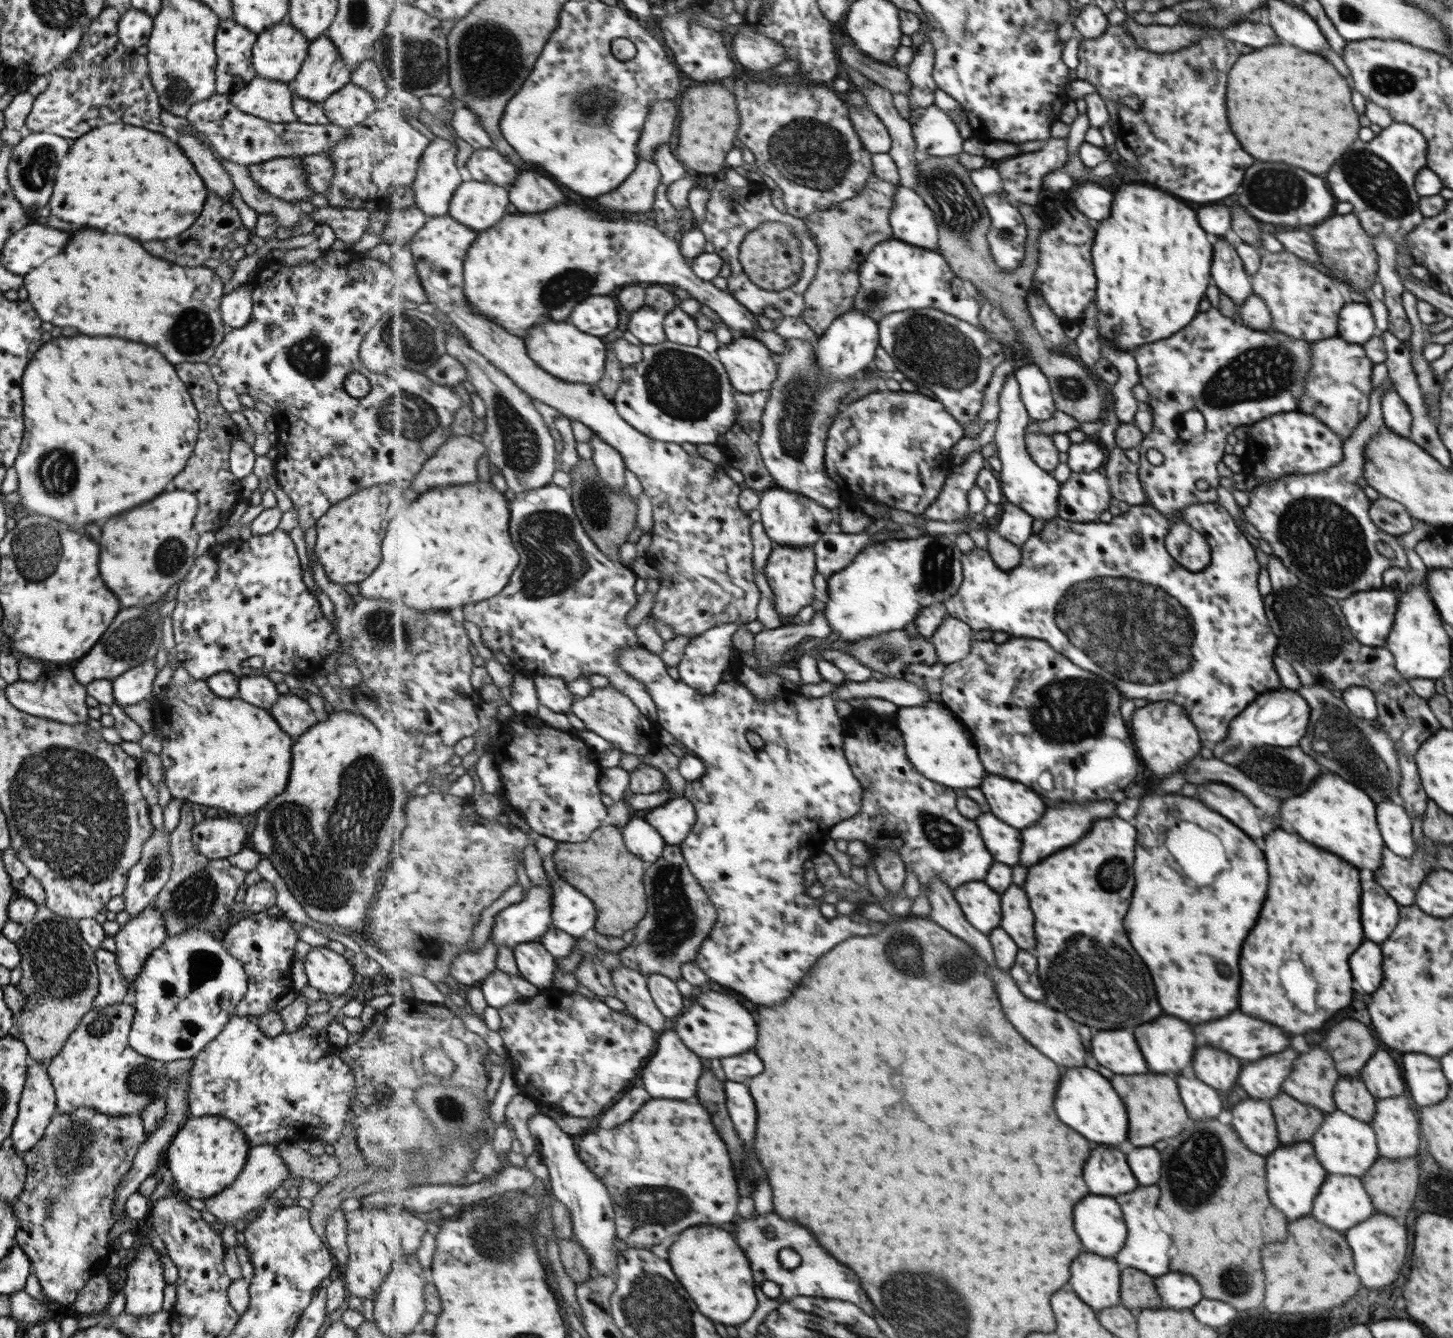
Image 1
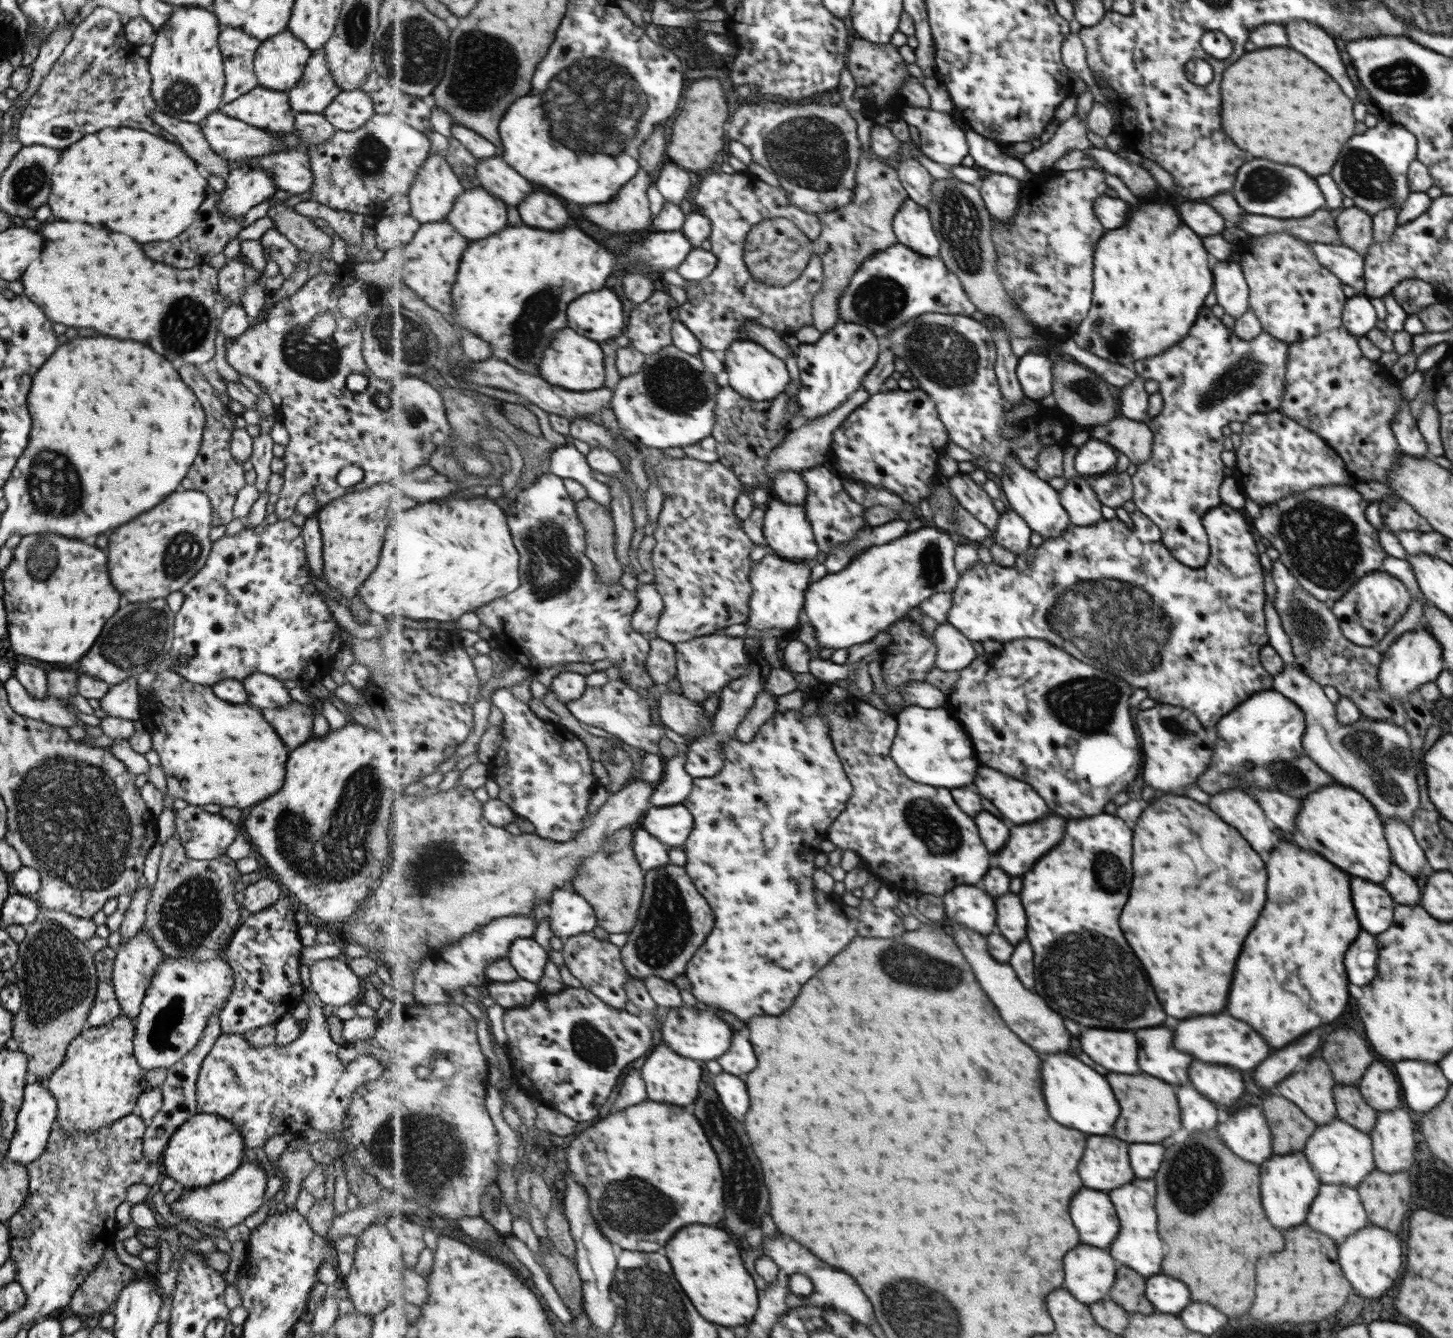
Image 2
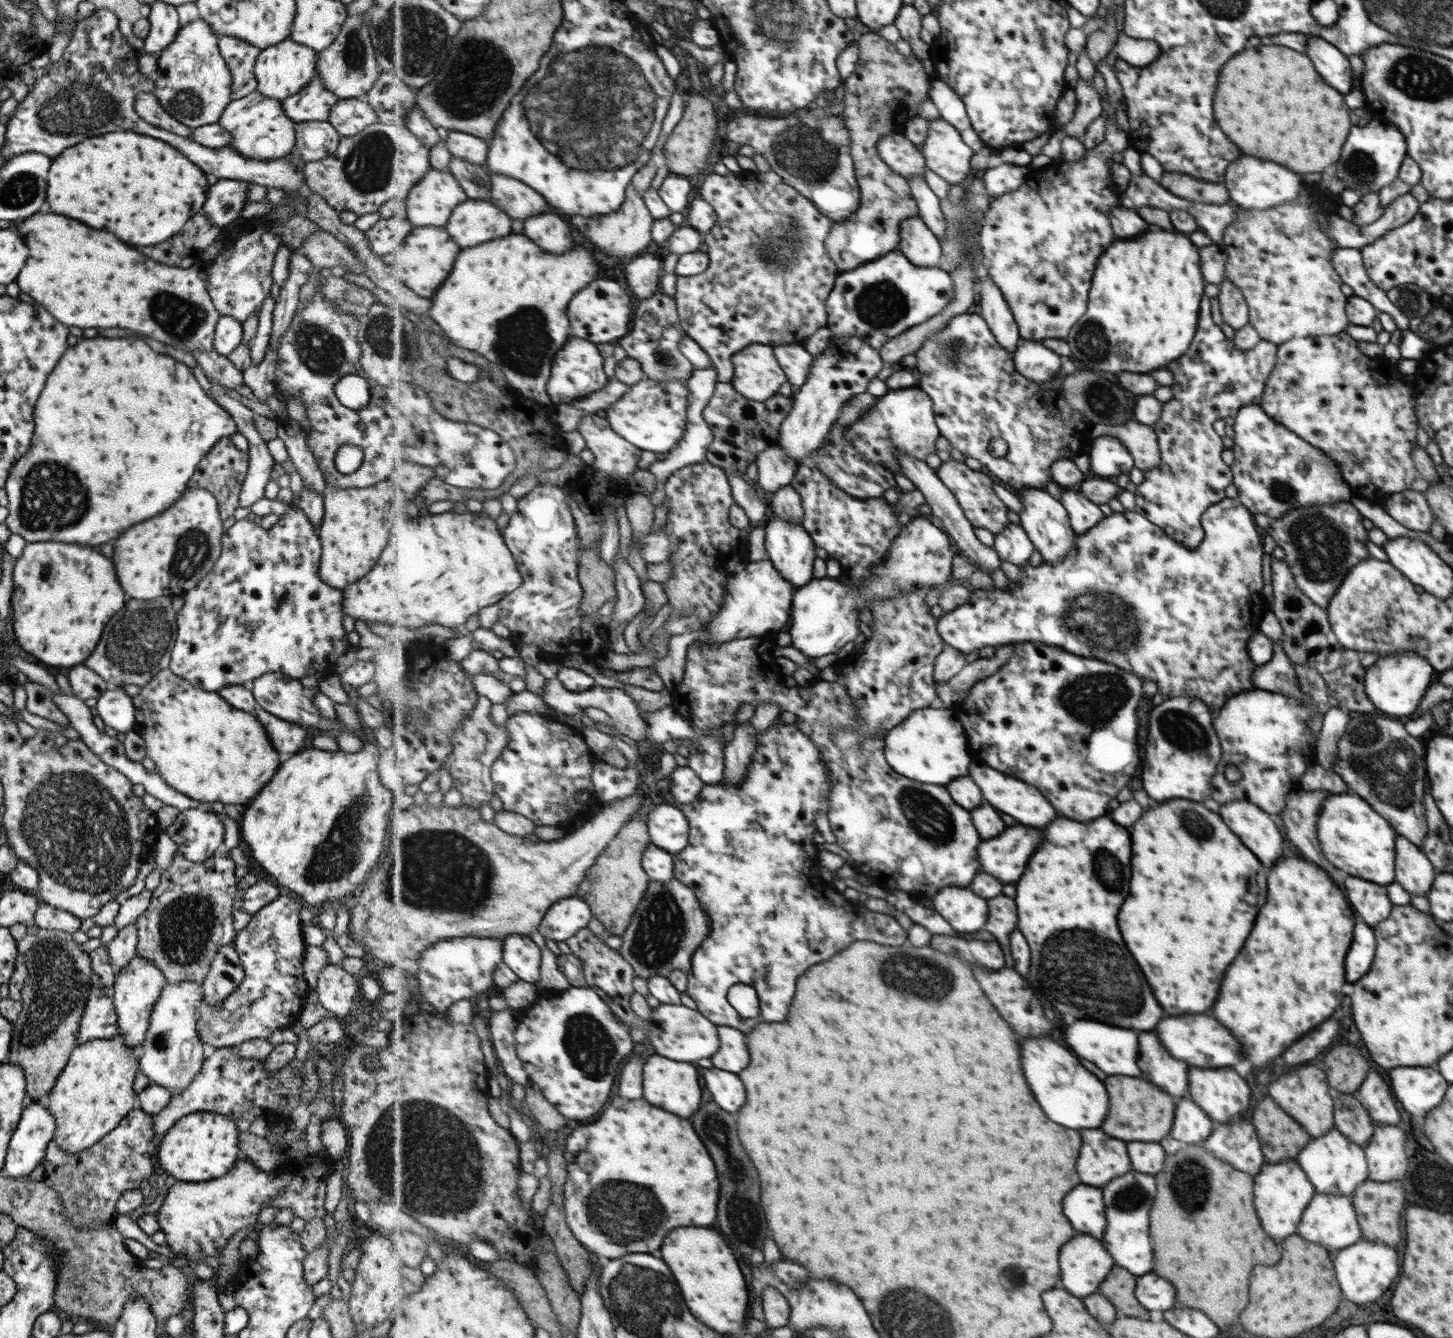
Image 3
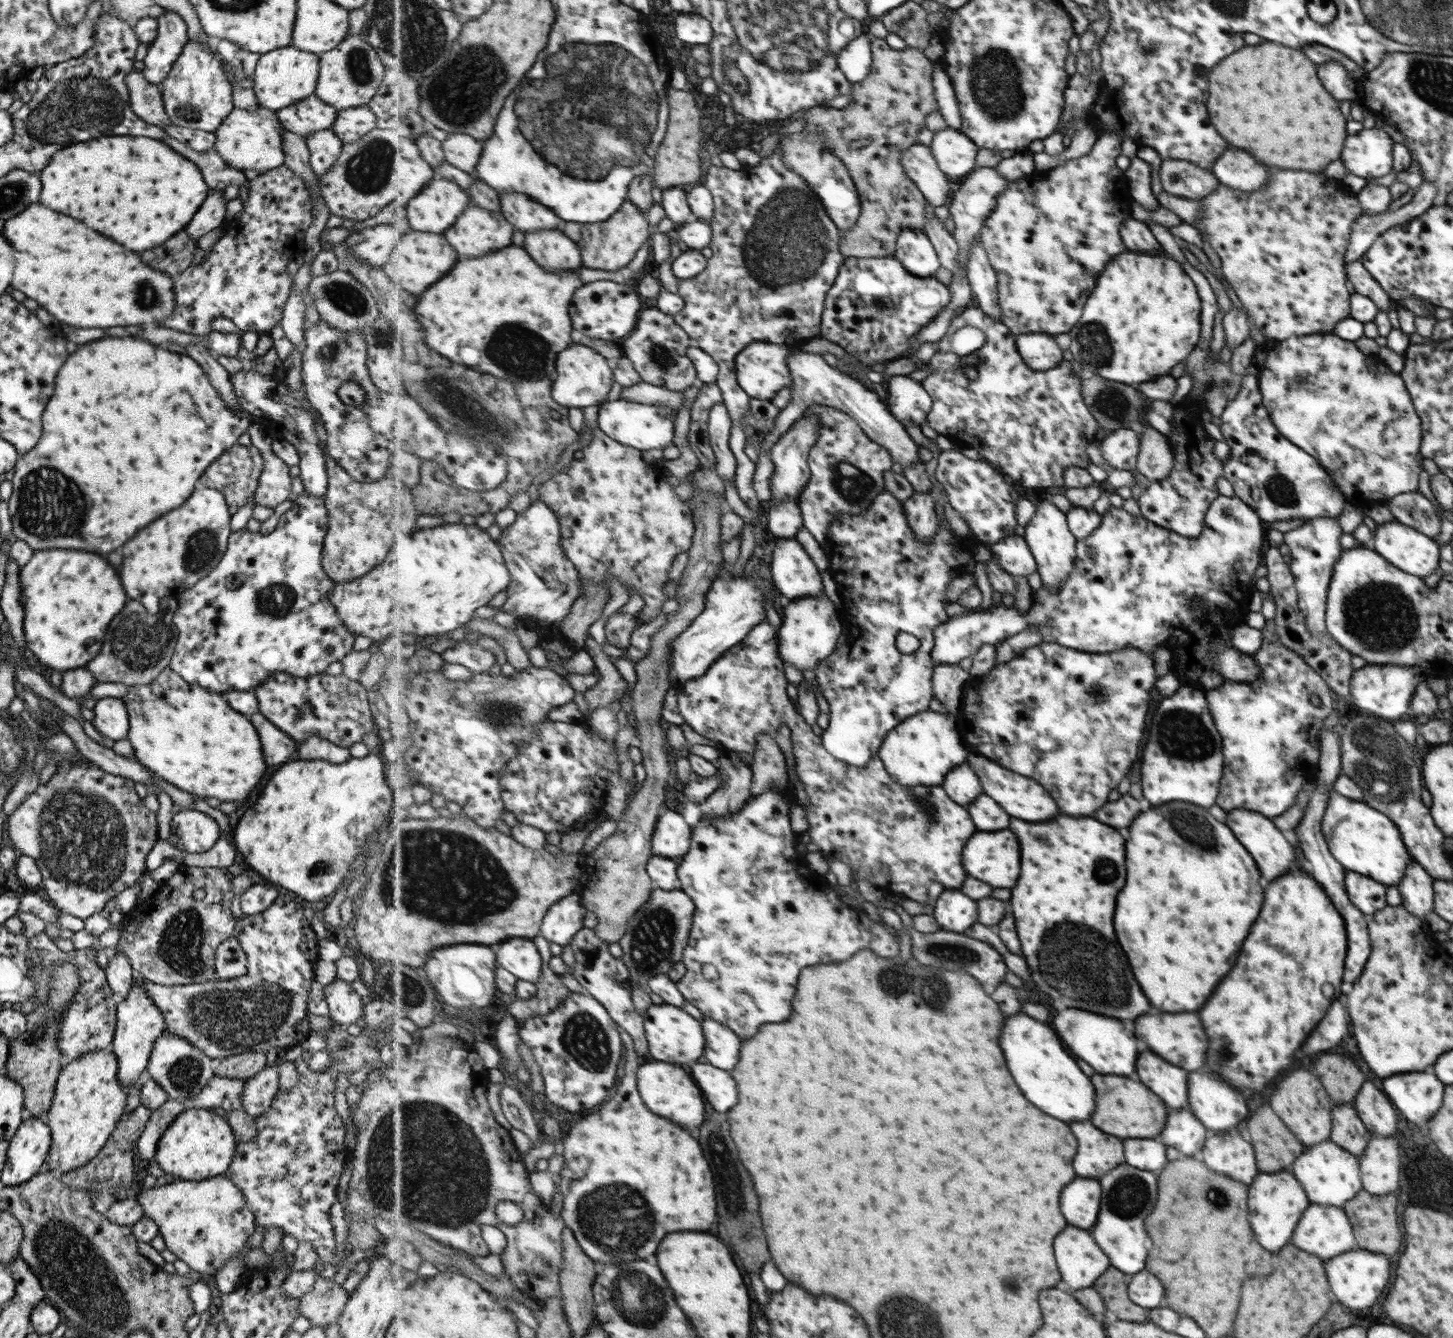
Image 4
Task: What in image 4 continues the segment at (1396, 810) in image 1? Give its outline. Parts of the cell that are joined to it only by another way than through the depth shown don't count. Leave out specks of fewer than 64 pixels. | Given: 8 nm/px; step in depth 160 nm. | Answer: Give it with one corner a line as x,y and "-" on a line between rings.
1412,856
1407,872
1396,887
1400,891
1400,905
1415,918
1423,921
1423,916
1433,911
1435,891
1431,890
1431,876

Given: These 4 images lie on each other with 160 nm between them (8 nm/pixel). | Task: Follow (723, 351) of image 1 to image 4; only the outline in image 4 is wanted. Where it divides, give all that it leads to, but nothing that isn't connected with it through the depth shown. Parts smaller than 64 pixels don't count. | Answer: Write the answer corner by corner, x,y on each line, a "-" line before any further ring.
755,342
747,346
736,358
737,379
741,389
747,391
752,398
772,401
783,388
791,388
793,372
788,365
788,358
799,352
802,352
801,348
791,348
785,344

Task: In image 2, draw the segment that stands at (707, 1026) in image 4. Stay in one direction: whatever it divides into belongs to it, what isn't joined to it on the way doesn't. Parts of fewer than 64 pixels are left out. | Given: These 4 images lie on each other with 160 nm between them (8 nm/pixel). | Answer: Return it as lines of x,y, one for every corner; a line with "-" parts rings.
738,1032
733,1035
732,1042
731,1050
717,1060
720,1066
723,1066
725,1072
737,1074
737,1076
753,1072
757,1068
757,1054
753,1050
753,1044

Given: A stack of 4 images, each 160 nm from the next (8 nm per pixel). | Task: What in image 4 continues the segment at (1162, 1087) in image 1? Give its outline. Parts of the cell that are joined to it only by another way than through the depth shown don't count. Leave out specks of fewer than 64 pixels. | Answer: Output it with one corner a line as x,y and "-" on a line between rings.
1093,1074
1093,1086
1097,1086
1097,1114
1093,1114
1093,1126
1101,1126
1105,1134
1117,1138
1155,1138
1165,1124
1165,1104
1149,1092
1141,1082
1133,1082
1125,1076

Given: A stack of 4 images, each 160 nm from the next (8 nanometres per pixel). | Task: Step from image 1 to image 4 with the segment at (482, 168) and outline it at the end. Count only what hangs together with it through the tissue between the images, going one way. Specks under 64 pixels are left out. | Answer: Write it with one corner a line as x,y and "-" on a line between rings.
501,193
501,212
513,223
518,230
525,234
531,230
543,230
543,228
559,229
563,224
560,216
547,206
541,206
531,196
519,193

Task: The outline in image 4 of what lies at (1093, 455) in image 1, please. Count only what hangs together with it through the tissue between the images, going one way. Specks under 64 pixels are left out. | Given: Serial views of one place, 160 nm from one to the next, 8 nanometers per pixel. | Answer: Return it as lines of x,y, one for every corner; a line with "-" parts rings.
1121,427
1112,430
1099,444
1099,453
1110,469
1134,471
1140,448
1136,428

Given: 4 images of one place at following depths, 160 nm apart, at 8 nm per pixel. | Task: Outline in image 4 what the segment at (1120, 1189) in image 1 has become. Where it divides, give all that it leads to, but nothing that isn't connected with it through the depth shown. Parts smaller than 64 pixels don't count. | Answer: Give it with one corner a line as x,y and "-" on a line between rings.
1071,1122
1073,1134
1077,1134
1077,1158
1073,1158
1073,1170
1079,1178
1101,1178
1111,1168
1123,1162
1121,1140
1099,1132
1087,1122

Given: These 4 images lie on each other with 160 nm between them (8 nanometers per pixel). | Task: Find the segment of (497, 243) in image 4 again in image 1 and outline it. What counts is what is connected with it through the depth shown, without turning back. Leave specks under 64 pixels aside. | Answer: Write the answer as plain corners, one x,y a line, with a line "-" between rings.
472,178
456,190
449,214
481,232
503,220
511,203
510,191
504,186

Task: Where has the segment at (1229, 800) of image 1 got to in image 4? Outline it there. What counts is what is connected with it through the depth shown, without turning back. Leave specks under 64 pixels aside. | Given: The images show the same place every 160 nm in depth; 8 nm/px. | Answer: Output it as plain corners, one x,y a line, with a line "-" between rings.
1233,809
1226,813
1227,826
1233,826
1233,834
1245,842
1245,851
1257,858
1257,866
1261,866
1261,874
1267,880
1273,880
1289,870
1293,864
1293,848
1271,820
1252,810

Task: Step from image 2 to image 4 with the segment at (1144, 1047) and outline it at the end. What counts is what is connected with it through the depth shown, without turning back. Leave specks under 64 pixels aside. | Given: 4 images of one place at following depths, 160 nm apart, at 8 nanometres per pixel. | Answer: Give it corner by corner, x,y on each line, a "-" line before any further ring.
1145,1050
1141,1052
1141,1062
1137,1062
1137,1076
1139,1082
1145,1082
1145,1086
1149,1086
1149,1090
1153,1090
1153,1094
1157,1094
1169,1108
1179,1110
1187,1106
1185,1070
1167,1064

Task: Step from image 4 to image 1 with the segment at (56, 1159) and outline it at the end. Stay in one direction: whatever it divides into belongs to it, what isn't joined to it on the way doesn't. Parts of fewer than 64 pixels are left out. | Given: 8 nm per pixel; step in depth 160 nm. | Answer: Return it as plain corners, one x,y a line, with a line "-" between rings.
125,1000
103,1009
91,1007
79,1021
75,1030
65,1039
64,1045
52,1056
46,1072
54,1088
56,1111
66,1113
77,1107
87,1107
109,1116
139,1115
141,1109
158,1098
164,1098
170,1087
170,1078
163,1072
164,1062
142,1057
130,1046
127,1040
135,1009

